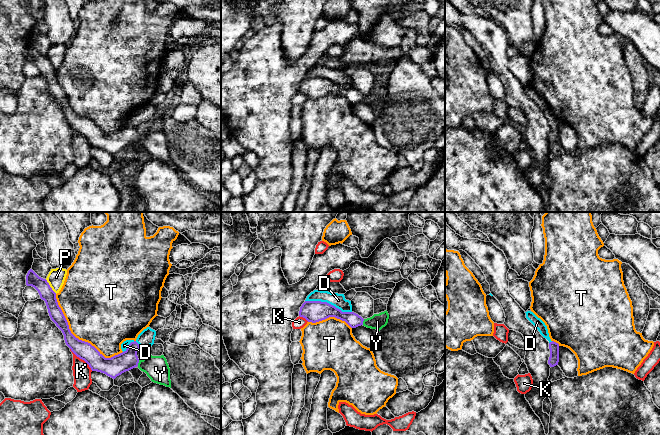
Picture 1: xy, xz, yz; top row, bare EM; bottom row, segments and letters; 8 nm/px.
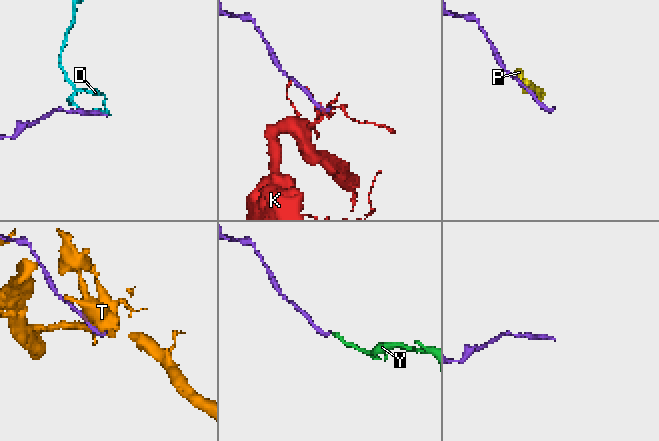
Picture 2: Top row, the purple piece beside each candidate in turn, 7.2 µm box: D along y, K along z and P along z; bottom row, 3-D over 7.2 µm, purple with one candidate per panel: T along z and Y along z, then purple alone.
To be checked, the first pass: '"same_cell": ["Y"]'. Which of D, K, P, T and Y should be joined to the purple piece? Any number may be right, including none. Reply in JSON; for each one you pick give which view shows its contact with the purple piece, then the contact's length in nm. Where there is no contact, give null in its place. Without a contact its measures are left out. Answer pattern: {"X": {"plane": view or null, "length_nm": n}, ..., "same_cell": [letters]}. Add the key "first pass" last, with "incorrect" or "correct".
{"Y": {"plane": "xy", "length_nm": 50}, "same_cell": ["Y"], "first pass": "correct"}

